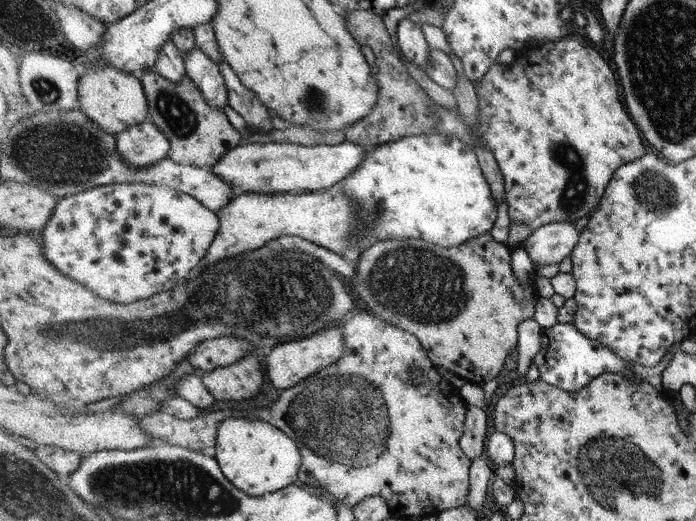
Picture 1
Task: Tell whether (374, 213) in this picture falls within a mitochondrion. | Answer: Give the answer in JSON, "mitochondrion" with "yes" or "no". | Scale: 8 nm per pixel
{"mitochondrion":"yes"}

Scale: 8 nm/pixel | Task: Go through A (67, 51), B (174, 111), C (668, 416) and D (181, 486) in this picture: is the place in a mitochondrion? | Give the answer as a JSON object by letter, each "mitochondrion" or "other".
{"A":"other","B":"mitochondrion","C":"other","D":"mitochondrion"}

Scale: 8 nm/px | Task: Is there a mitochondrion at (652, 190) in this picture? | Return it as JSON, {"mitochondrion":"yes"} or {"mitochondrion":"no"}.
{"mitochondrion":"yes"}

